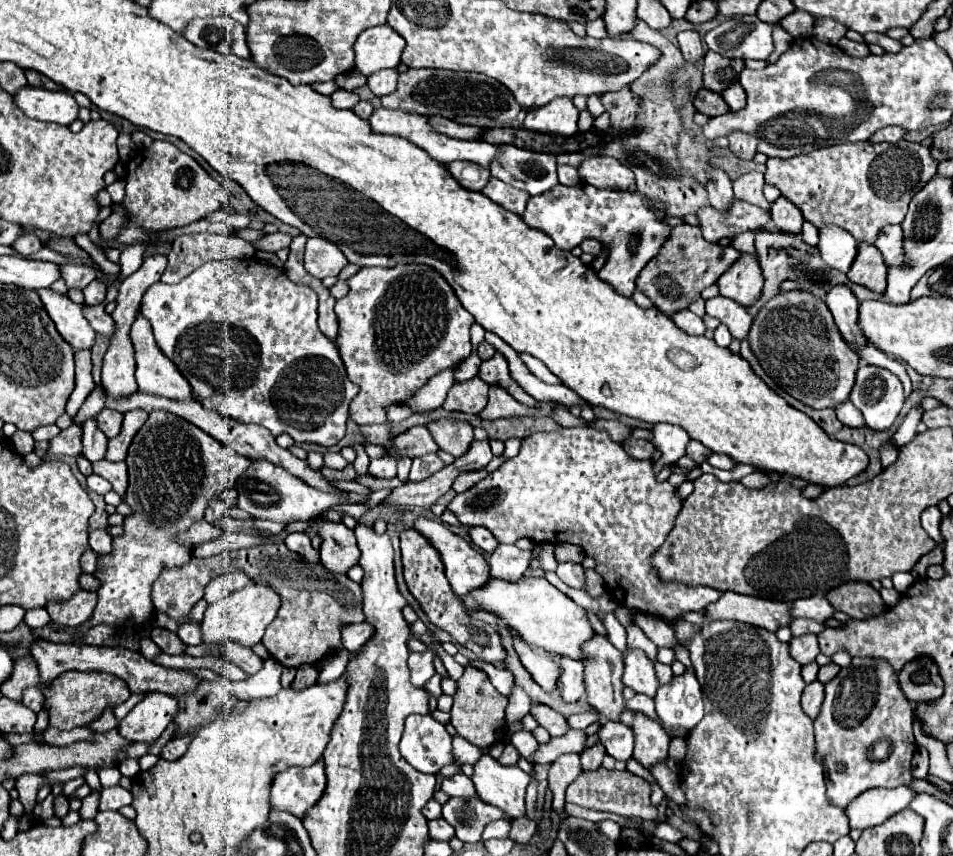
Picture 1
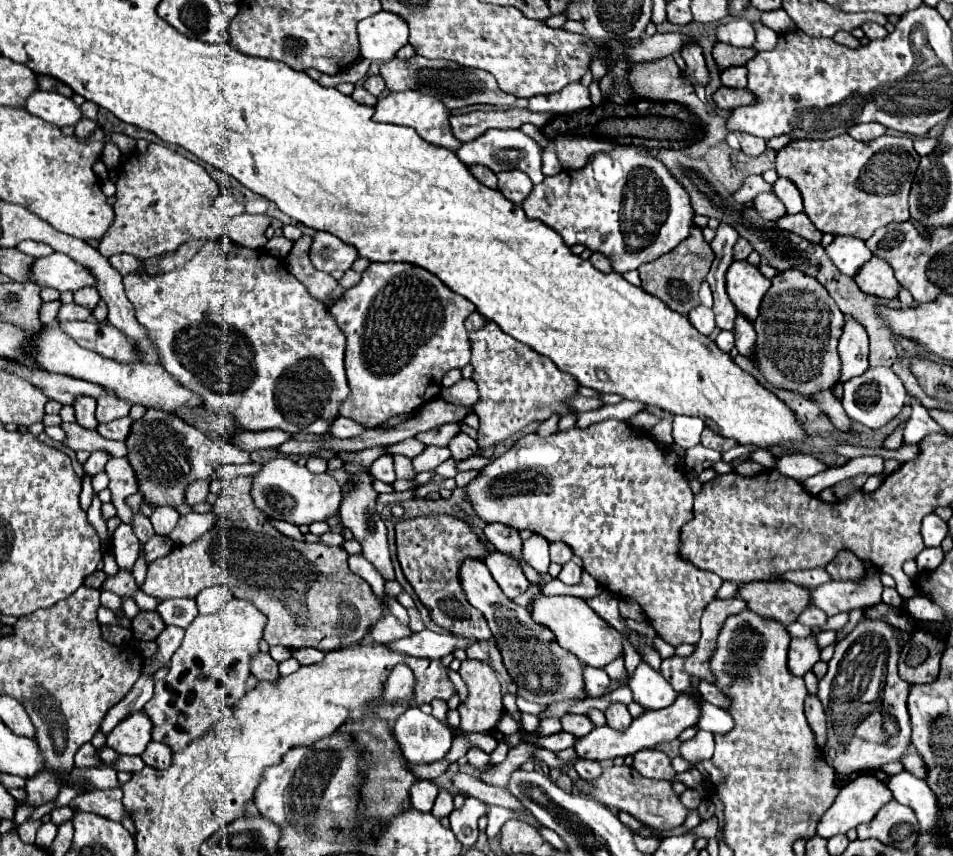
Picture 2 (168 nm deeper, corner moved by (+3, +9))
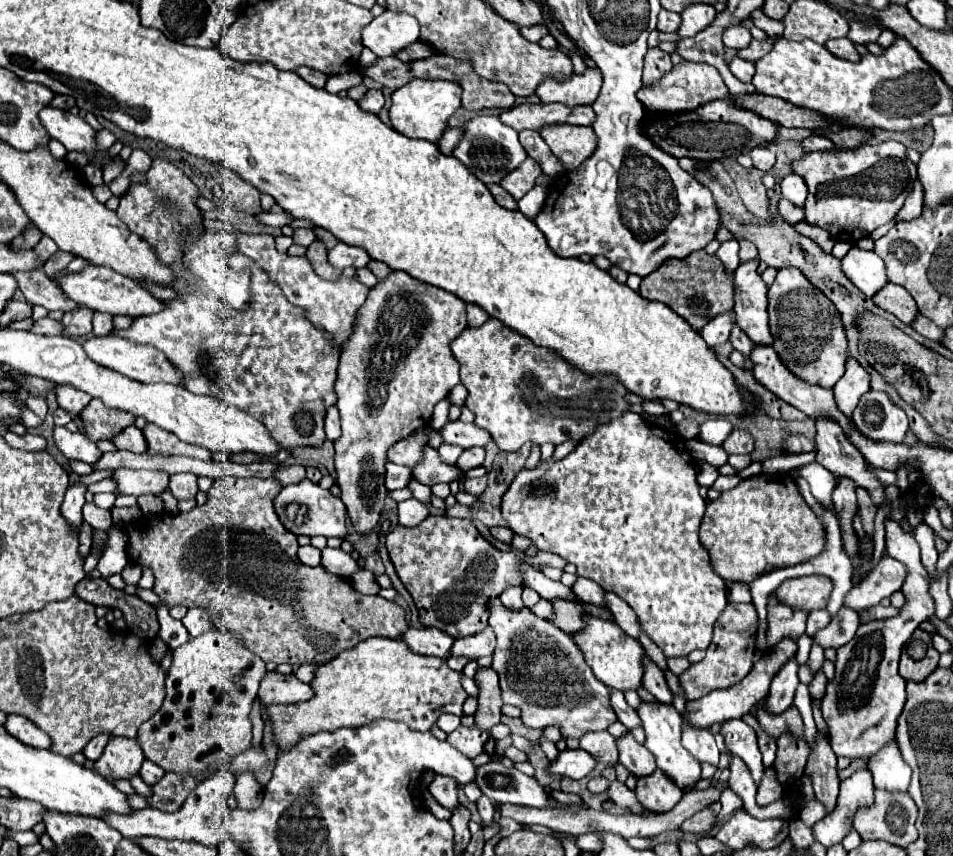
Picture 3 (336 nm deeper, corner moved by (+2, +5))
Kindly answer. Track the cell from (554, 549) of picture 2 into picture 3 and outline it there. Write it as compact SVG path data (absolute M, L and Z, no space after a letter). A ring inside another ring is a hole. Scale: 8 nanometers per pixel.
M431 515L411 529L395 527L387 533L385 547L401 583L417 605L419 621L425 627L437 627L455 639L483 631L489 619L489 609L485 609L489 599L499 597L507 585L521 587L517 561L529 561L537 571L543 567L563 569L567 565L567 561L553 553L539 551L535 557L529 557L523 551L499 551L485 541L473 521L443 515Z

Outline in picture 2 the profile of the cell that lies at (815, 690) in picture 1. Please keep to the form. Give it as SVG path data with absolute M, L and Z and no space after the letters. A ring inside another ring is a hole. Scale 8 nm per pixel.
M808 695L804 701L804 709L806 709L808 725L812 727L812 731L816 735L816 743L820 747L824 747L824 743L826 743L826 739L824 739L826 737L826 715L824 715L818 695Z

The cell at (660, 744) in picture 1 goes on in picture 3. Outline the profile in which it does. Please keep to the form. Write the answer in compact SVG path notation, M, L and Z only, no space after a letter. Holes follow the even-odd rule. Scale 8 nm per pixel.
M659 769L653 775L637 781L635 795L637 801L641 801L641 805L651 813L665 813L673 809L683 797L681 789L677 789L677 785L669 781L669 777L659 773Z

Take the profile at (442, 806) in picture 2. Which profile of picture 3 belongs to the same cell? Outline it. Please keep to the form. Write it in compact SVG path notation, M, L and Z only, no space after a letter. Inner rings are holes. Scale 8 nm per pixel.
M435 775L433 783L429 785L429 791L431 795L447 809L455 809L459 805L457 801L457 781L449 779L449 777L443 777L443 775Z

